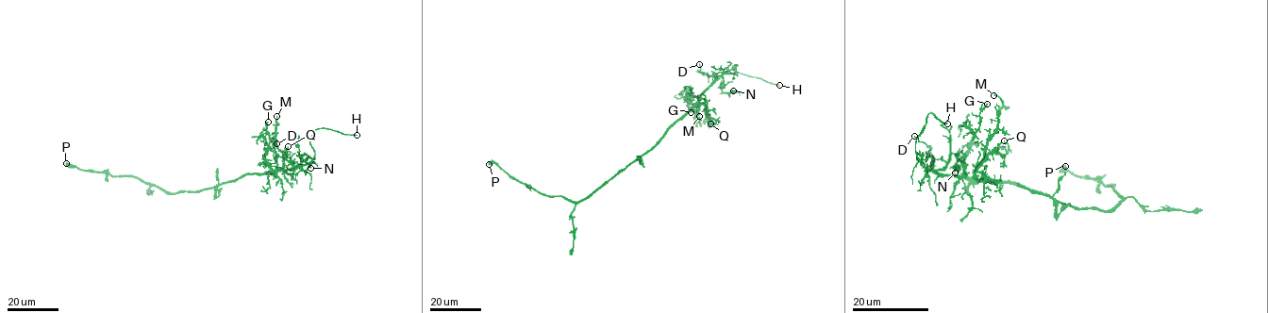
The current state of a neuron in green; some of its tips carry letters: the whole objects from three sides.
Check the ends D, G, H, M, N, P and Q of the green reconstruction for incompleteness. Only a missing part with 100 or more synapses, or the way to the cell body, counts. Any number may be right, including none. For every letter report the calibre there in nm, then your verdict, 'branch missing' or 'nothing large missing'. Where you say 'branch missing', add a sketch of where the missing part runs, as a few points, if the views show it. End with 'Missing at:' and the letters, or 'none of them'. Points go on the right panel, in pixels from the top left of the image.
D: calibre 160 nm; nothing large missing
G: calibre 120 nm; nothing large missing
H: calibre 200 nm; branch missing; course (947, 123), (956, 127), (971, 127), (975, 123), (972, 119)
M: calibre 140 nm; nothing large missing
N: calibre 220 nm; nothing large missing
P: calibre 550 nm; nothing large missing
Q: calibre 150 nm; nothing large missing
Missing at: H

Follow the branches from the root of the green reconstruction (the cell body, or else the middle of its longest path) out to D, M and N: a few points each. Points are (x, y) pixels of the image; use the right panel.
D: (1042, 194), (1009, 182), (939, 175), (932, 170), (930, 147), (914, 136)
M: (1042, 194), (1009, 182), (976, 178), (976, 166), (996, 127), (997, 111), (1002, 106), (993, 95)
N: (1042, 194), (1009, 182), (940, 176), (933, 171), (941, 170), (949, 156), (958, 152), (955, 172)

